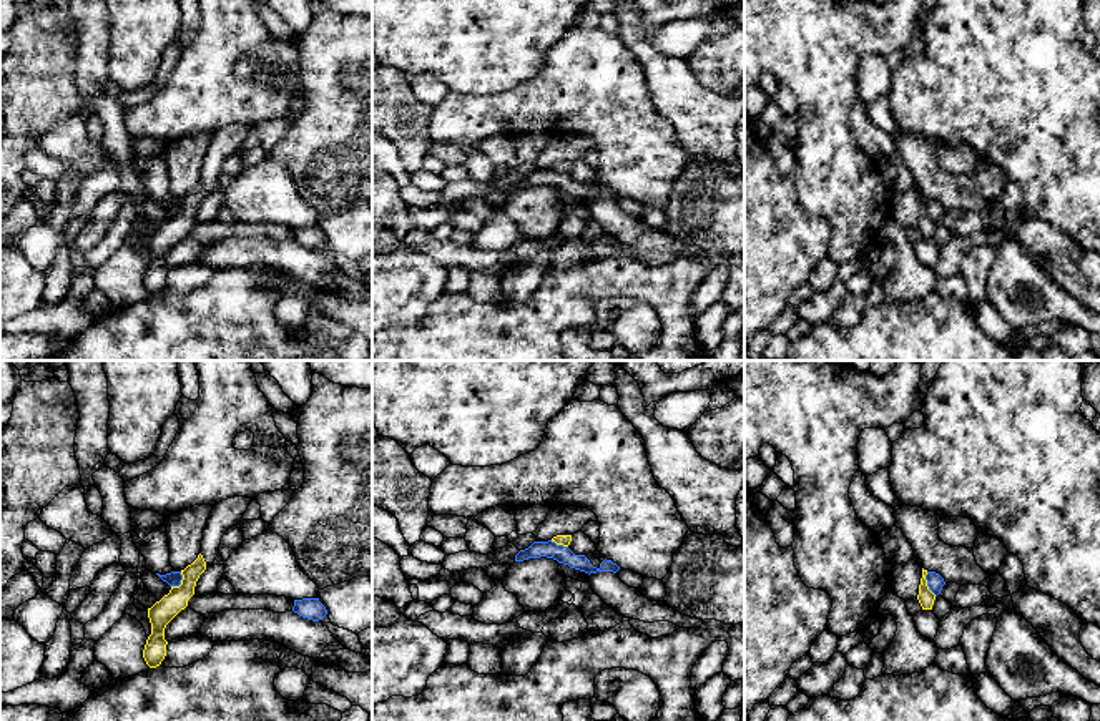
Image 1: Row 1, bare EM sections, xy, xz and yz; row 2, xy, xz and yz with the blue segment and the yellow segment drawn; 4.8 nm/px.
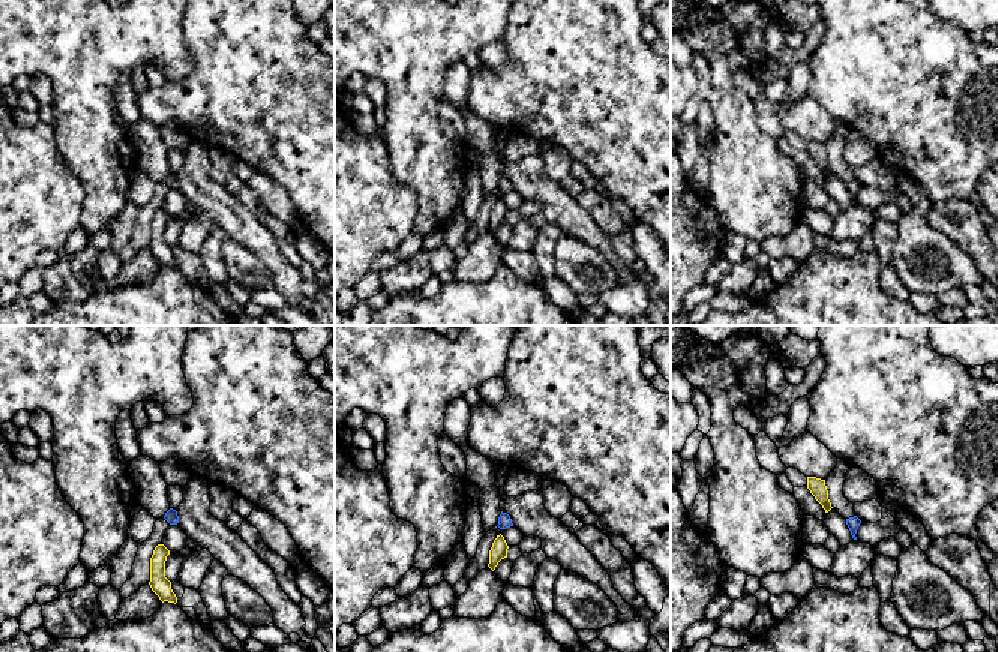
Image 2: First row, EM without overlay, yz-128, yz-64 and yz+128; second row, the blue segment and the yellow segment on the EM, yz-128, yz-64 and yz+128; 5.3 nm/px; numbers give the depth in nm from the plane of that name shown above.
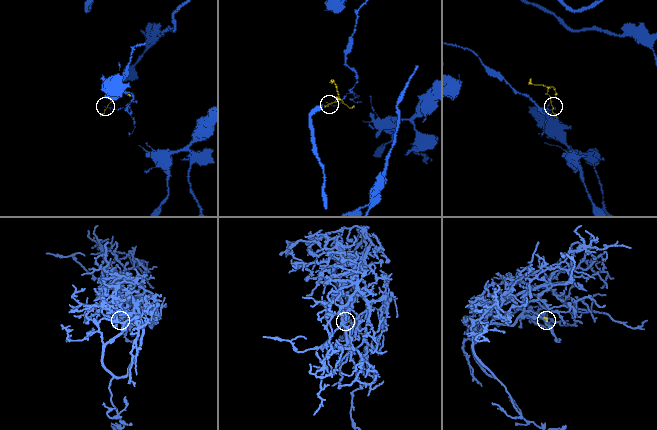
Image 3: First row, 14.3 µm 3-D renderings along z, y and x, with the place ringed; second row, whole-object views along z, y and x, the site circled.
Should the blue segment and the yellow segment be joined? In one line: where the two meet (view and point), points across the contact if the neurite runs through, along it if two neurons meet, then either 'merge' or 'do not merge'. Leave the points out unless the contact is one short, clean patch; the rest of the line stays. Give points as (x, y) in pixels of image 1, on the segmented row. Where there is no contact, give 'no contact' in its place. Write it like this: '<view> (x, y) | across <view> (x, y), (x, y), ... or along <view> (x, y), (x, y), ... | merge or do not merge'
yz (928, 583) | along yz (926, 572), (926, 585), (936, 595) | do not merge

